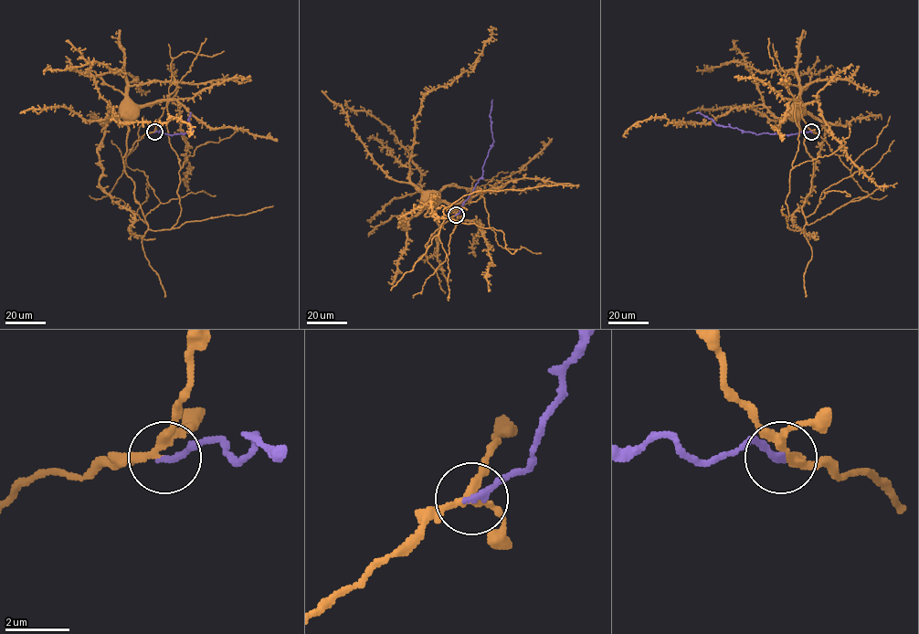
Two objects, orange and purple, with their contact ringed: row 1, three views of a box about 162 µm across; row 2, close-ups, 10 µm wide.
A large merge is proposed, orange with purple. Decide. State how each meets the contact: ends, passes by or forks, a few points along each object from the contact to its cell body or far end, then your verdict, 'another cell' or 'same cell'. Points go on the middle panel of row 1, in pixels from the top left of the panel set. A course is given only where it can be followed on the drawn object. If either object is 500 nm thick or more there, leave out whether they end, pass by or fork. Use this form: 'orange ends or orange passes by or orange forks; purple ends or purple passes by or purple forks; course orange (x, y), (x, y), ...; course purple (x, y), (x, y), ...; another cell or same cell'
orange forks; purple ends; course orange (455, 215), (461, 206), (469, 204), (470, 198), (448, 203), (432, 199), (428, 195); course purple (455, 215), (482, 176), (482, 167), (493, 141), (490, 115), (492, 100); another cell

